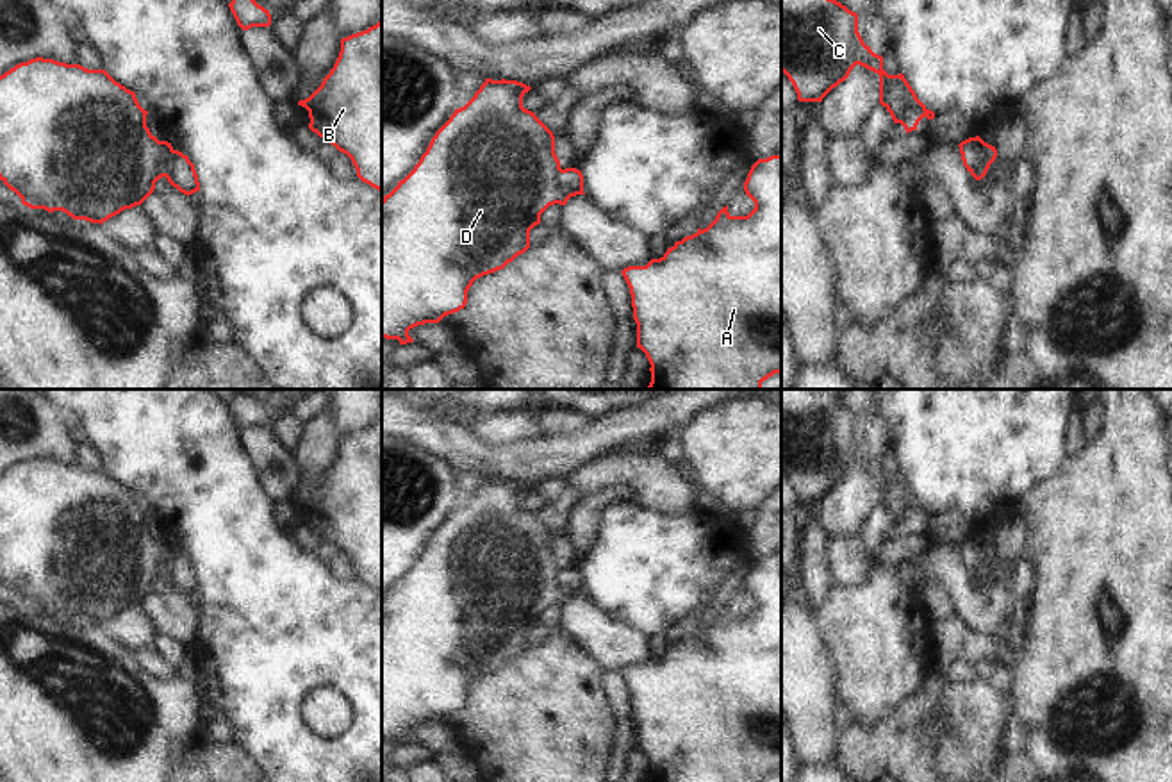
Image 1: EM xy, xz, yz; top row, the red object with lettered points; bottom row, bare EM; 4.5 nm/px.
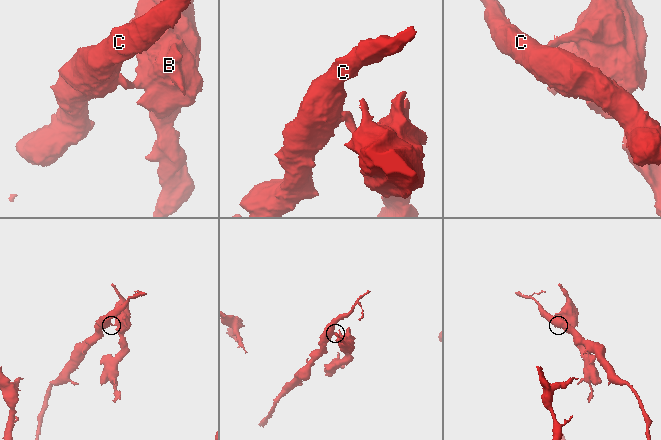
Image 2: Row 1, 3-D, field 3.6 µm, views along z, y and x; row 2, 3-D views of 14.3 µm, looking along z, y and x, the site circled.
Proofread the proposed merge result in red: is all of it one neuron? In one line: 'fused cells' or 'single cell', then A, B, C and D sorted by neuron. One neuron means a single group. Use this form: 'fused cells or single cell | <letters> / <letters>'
fused cells | A B / C D

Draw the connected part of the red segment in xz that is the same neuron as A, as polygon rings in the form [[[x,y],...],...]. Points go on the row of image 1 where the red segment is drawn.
[[[781,155],[758,159],[747,173],[744,191],[755,202],[755,209],[747,216],[731,216],[726,205],[706,229],[697,229],[696,234],[676,241],[660,259],[621,271],[631,295],[637,348],[646,354],[651,364],[648,389],[762,389],[763,380],[781,373]]]

